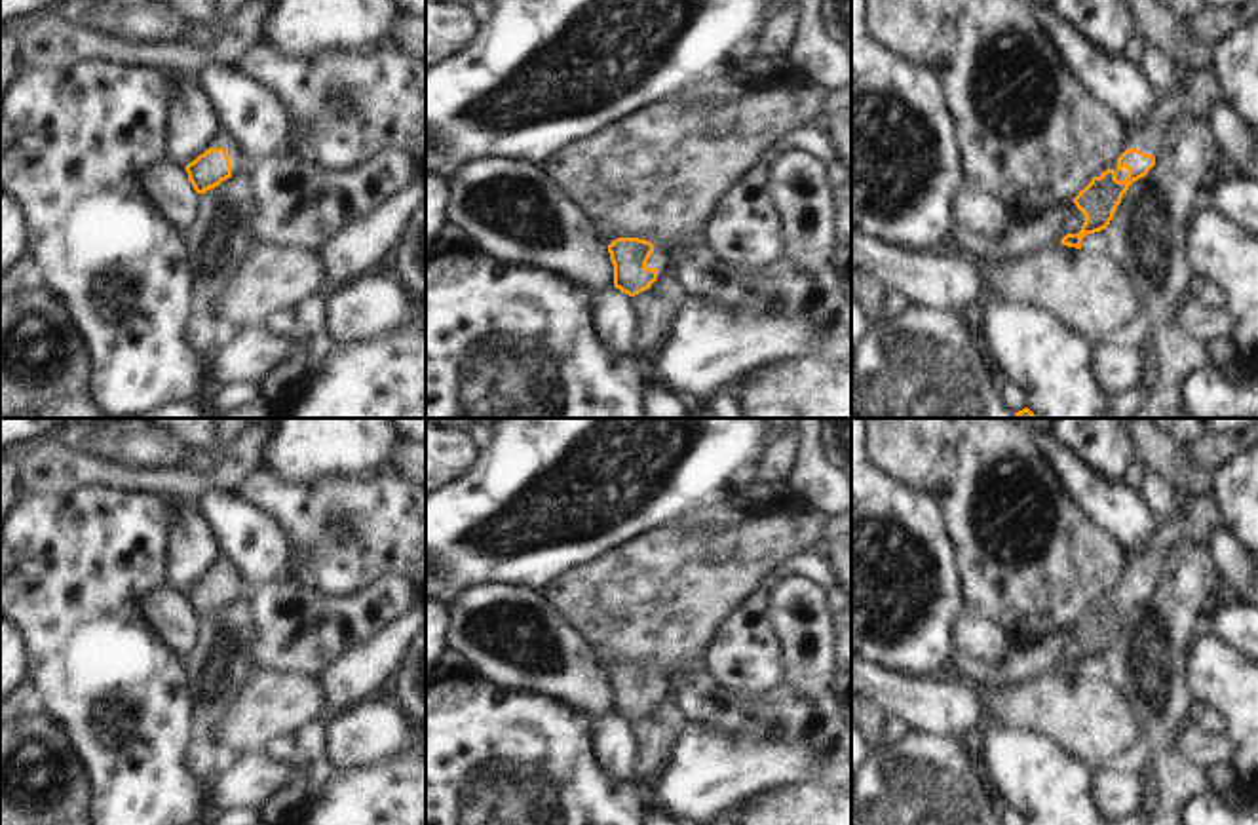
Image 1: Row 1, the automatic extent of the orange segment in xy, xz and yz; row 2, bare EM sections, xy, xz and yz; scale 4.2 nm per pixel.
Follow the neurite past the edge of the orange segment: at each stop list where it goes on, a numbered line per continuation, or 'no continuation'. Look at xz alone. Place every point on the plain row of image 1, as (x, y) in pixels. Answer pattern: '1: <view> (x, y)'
1: xz (660, 683)

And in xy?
1: xy (221, 565)

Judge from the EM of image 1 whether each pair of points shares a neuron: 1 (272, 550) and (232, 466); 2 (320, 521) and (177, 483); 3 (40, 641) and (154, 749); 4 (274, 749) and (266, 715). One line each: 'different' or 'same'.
1: different
2: different
3: same
4: different

